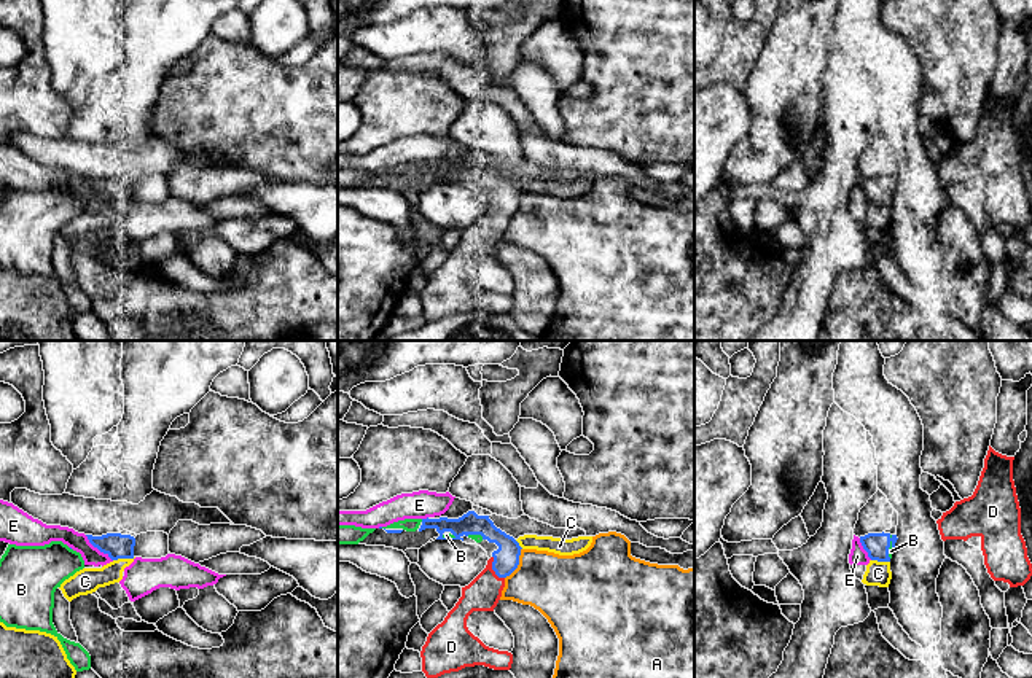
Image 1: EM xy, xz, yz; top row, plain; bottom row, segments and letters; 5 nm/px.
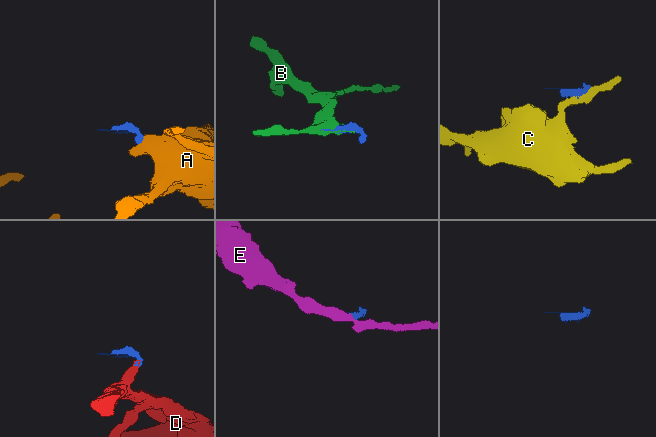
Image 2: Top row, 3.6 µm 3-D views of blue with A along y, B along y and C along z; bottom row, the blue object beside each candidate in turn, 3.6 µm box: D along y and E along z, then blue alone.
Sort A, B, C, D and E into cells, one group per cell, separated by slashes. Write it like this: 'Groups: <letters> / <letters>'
Groups: A / B D / C / E

